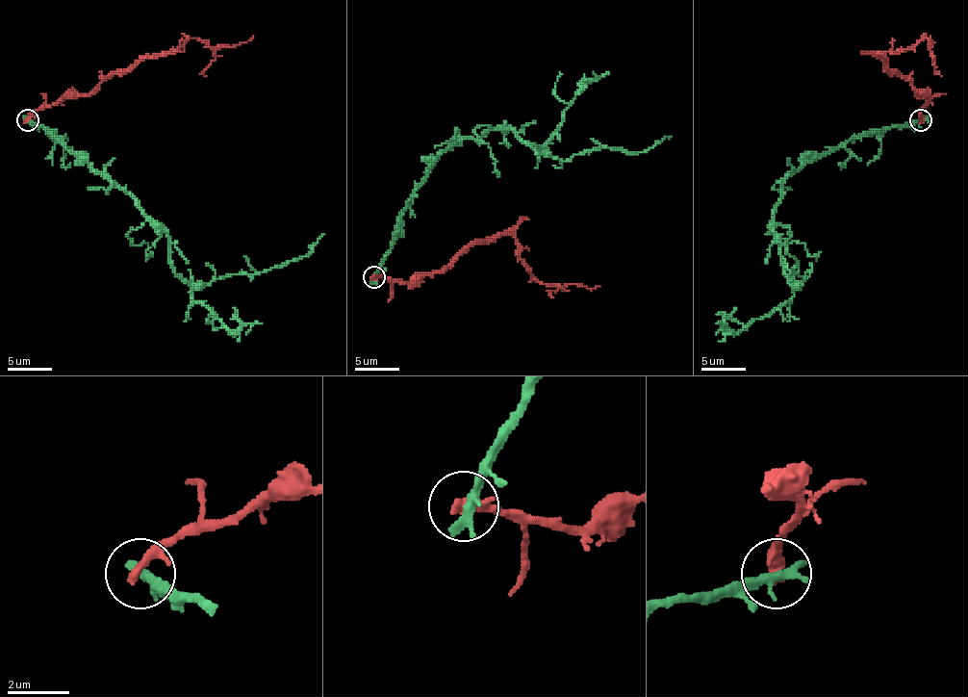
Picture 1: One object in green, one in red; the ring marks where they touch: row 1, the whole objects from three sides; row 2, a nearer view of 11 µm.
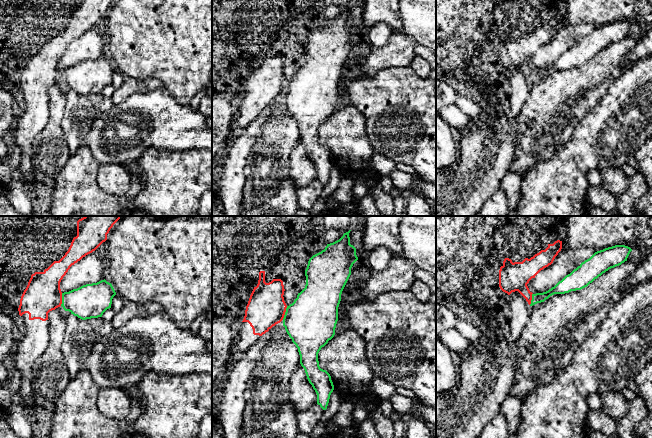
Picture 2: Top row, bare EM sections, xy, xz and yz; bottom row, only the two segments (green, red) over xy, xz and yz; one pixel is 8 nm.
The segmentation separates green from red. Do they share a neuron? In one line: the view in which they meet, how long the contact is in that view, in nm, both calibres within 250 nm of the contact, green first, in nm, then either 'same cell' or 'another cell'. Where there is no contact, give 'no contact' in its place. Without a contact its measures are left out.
xz | 120 nm | 420/300 nm | another cell

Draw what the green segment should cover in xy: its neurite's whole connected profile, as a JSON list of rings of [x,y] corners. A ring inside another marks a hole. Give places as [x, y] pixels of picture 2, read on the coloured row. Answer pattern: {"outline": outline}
{"outline": [[[105,279],[62,293],[61,306],[82,320],[102,317],[111,308],[116,292]]]}

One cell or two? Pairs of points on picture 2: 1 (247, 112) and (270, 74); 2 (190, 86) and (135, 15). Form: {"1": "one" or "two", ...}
{"1": "one", "2": "one"}

